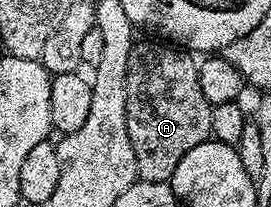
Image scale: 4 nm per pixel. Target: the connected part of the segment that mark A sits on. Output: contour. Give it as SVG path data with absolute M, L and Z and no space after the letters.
M139 43L132 48L125 83L127 126L129 127L129 139L133 143L133 151L137 159L138 180L149 183L170 182L173 171L177 171L177 163L181 163L181 158L189 151L193 151L197 143L211 137L211 104L201 91L199 61L182 48L172 48L167 43L159 44L163 45Z

